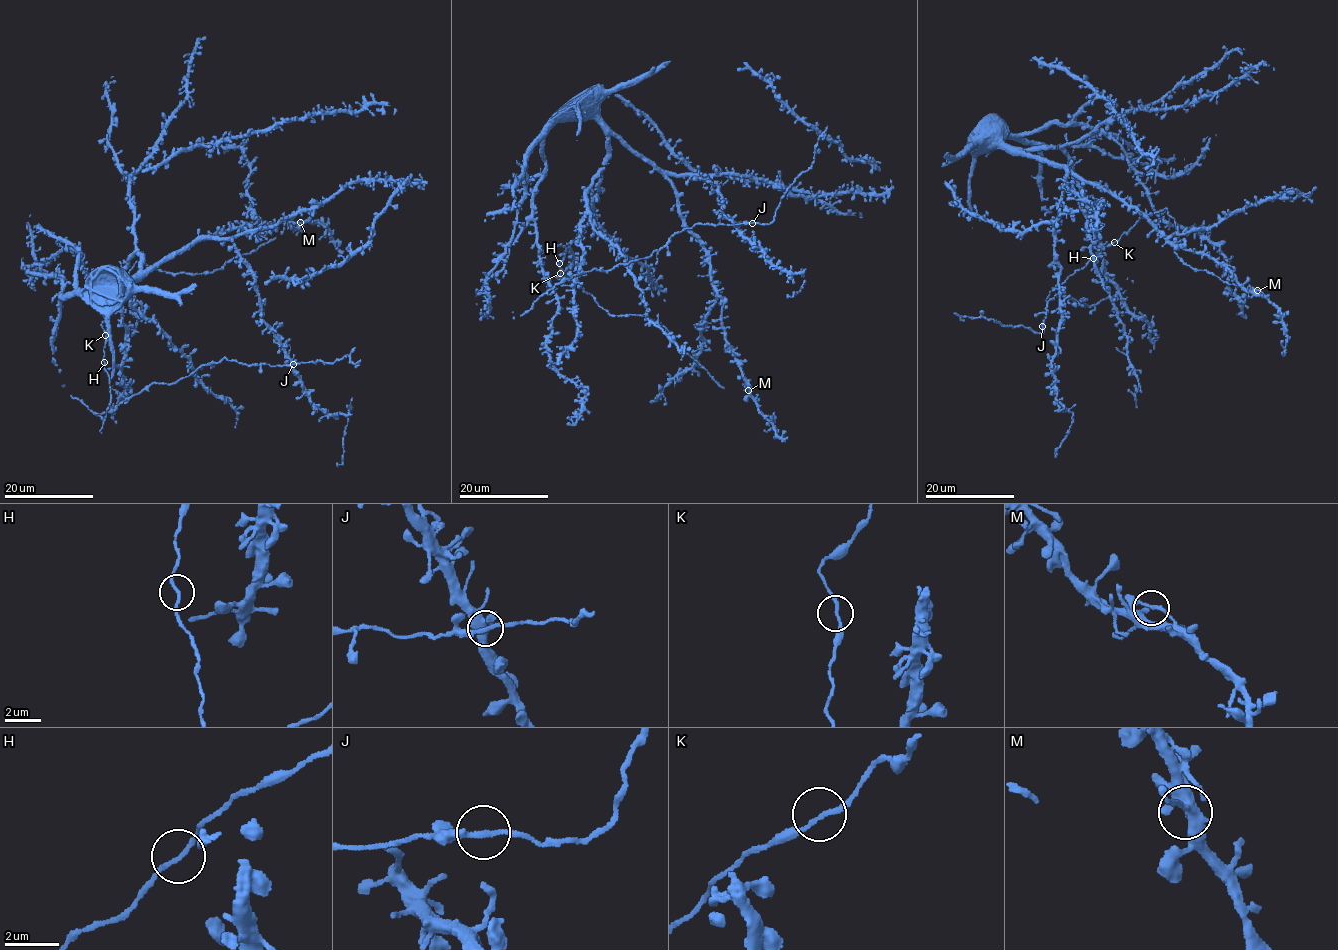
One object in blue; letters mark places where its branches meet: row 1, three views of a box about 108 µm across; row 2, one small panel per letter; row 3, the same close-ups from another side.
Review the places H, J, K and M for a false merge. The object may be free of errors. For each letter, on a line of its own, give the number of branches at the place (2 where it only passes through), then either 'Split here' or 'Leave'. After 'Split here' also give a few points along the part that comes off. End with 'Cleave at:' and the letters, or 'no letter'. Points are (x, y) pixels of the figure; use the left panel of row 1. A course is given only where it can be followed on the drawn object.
H: Branches: 2. Leave
J: Branches: 2. Leave
K: Branches: 2. Leave
M: Branches: 2. Leave
Cleave at: no letter

